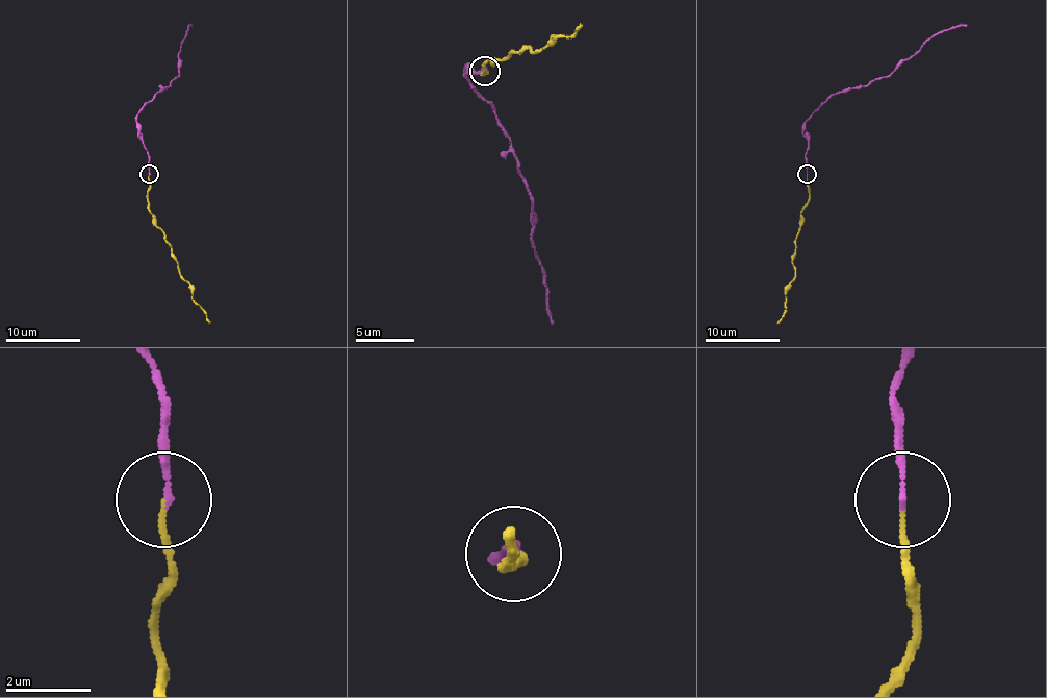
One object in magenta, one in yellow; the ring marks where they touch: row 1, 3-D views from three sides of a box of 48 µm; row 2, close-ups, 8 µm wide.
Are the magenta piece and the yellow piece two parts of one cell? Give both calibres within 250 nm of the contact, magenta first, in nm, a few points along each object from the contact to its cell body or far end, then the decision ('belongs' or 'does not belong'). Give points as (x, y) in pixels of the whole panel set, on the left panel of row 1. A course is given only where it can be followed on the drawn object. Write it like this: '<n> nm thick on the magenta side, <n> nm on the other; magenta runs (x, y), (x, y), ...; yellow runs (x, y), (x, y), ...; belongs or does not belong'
130 nm thick on the magenta side, 110 nm on the other; magenta runs (148, 174), (148, 154), (137, 114), (178, 76), (178, 52), (189, 26), (193, 26); yellow runs (148, 174), (148, 209), (171, 247), (171, 256), (193, 291), (193, 301), (209, 322); belongs

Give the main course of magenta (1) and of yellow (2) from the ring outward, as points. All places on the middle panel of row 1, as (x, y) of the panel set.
1: (484, 70), (475, 73), (469, 67), (466, 78), (495, 111), (531, 196), (531, 243), (548, 316), (555, 322)
2: (484, 70), (484, 76), (484, 67), (528, 46), (539, 52), (555, 37), (569, 37), (581, 23)

